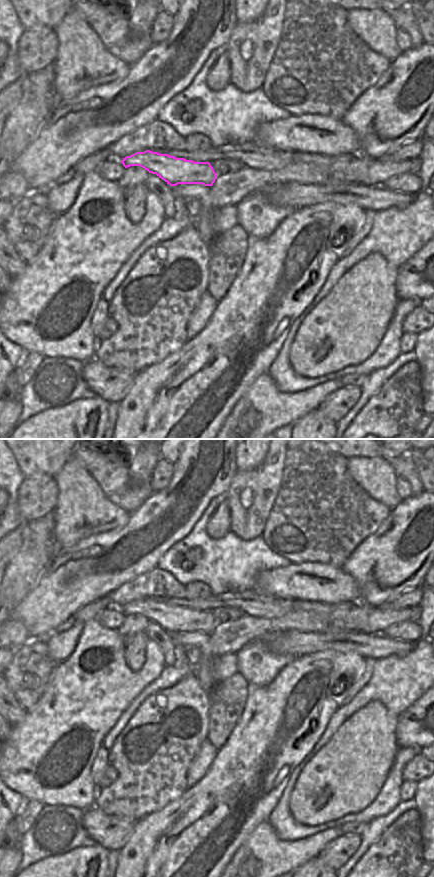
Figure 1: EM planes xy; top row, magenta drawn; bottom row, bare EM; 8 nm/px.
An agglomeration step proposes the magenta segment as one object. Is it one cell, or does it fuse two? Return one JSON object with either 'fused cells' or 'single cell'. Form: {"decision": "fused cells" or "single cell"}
{"decision": "single cell"}

